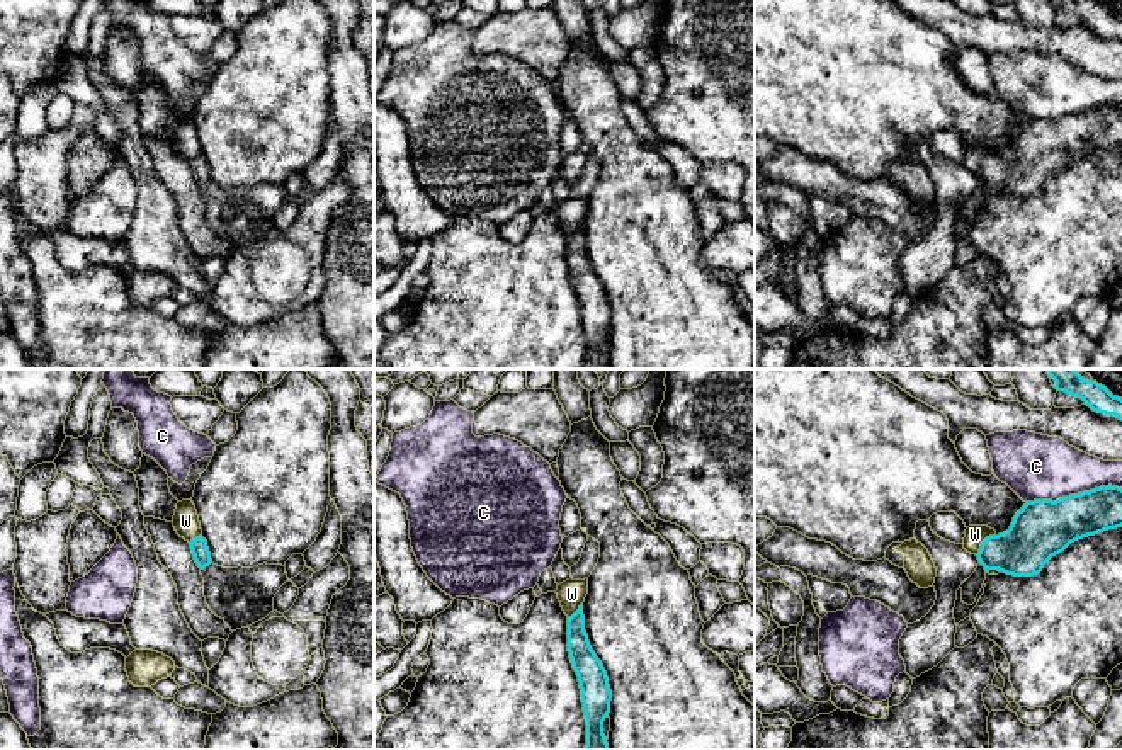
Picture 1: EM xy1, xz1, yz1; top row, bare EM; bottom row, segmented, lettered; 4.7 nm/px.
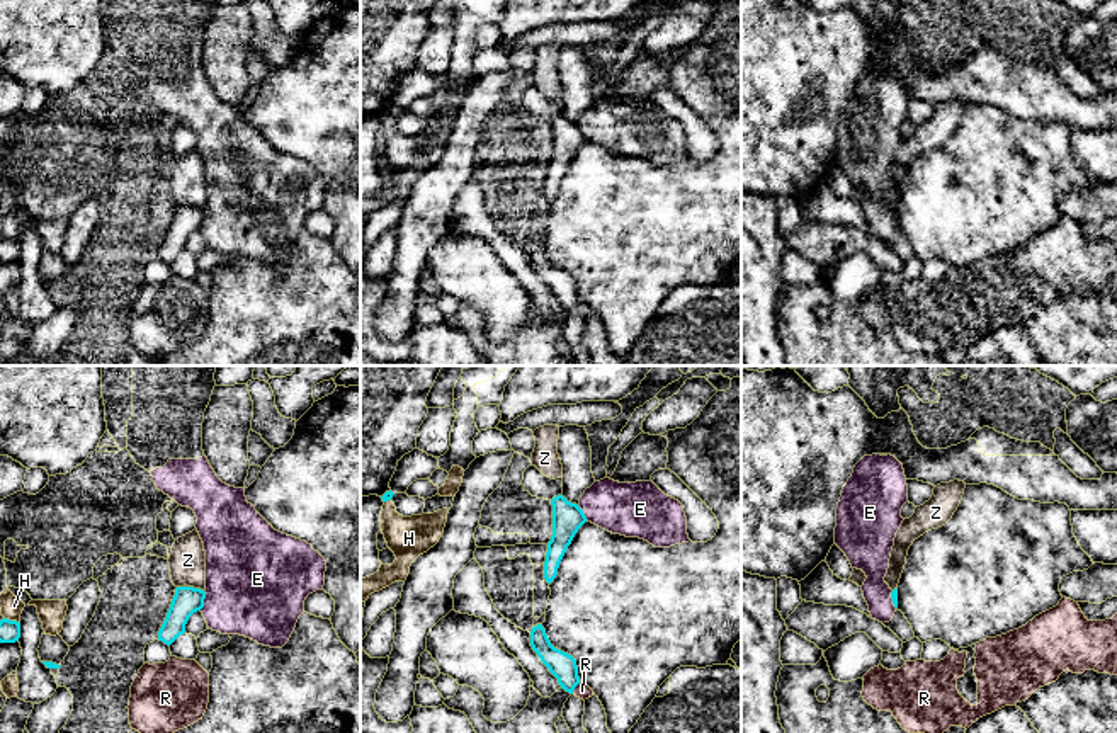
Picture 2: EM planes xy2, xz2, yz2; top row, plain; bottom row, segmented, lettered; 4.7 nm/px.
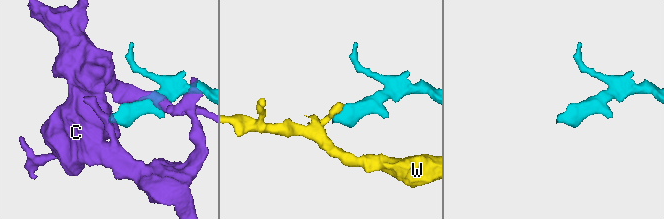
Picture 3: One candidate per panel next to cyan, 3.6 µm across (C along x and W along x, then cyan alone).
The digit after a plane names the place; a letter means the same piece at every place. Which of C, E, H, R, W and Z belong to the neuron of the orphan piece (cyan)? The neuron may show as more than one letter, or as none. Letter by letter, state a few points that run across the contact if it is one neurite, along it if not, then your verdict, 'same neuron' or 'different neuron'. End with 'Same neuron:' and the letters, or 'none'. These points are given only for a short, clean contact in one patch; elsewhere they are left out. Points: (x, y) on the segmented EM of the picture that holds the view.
C: different neuron
E: line xy2 (204, 590), (204, 604), (199, 609); different neuron
H: different neuron
R: different neuron
W: line yz1 (995, 534), (983, 541), (976, 555); different neuron
Z: different neuron
Same neuron: none

